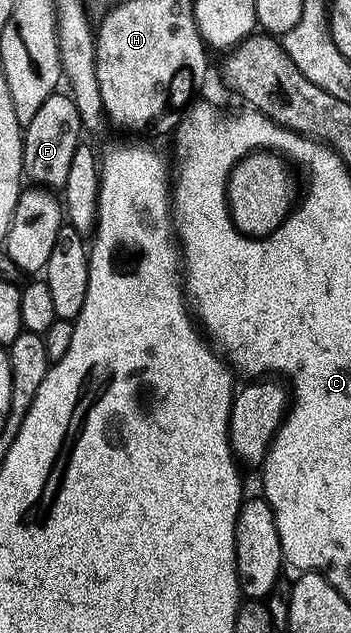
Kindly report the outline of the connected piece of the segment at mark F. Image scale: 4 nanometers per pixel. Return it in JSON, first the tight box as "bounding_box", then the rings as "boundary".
{"bounding_box":[22,91,84,191],"boundary":[[[56,91],[44,99],[44,103],[40,103],[40,111],[36,111],[32,123],[24,127],[22,135],[22,172],[25,180],[51,191],[65,190],[68,167],[72,167],[72,155],[76,155],[83,140],[82,133],[84,126],[73,97]]]}

